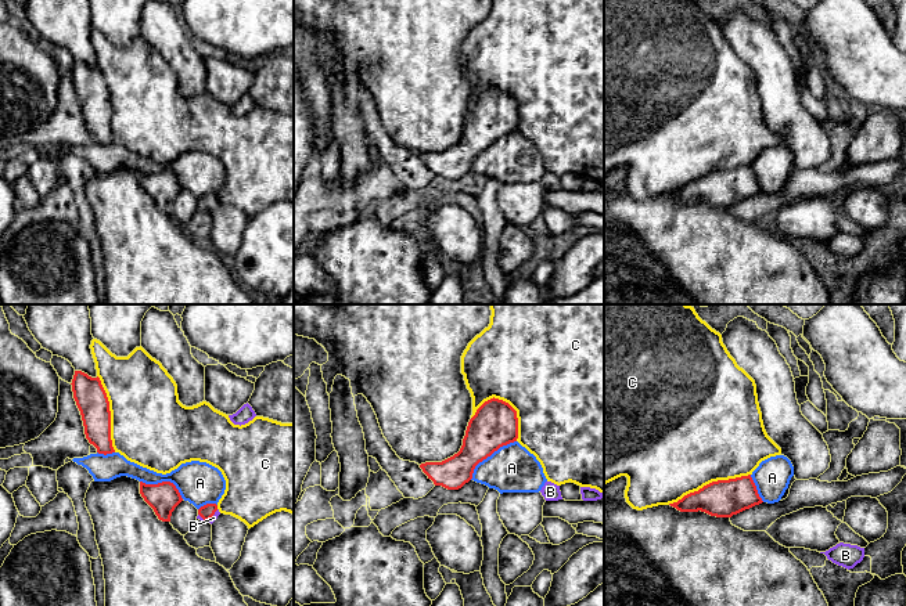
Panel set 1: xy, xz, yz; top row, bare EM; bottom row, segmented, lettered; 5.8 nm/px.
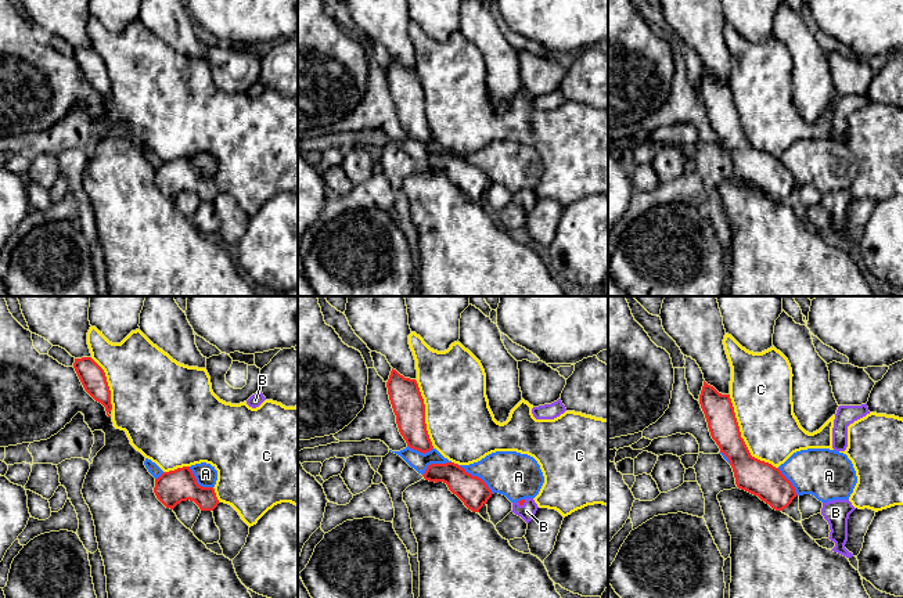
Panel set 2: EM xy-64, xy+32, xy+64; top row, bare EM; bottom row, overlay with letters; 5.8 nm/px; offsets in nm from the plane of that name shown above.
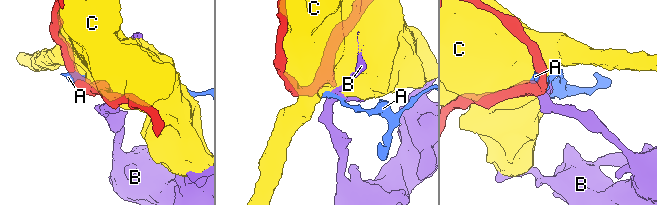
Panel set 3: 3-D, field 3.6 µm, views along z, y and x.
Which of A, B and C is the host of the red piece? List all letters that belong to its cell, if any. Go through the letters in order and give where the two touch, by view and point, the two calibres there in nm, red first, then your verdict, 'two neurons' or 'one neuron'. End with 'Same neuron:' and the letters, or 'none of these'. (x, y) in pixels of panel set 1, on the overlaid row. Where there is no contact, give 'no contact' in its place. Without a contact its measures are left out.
A: xz (489, 455) | 260/280 nm | two neurons
B: xy (212, 515) | 80/40 nm | one neuron
C: yz (709, 483) | 220/500 nm | two neurons
Same neuron: B

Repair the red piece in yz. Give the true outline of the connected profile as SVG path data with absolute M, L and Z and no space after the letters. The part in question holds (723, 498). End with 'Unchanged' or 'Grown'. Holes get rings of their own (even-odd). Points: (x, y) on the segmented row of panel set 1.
M748 475L712 481L669 505L680 512L701 511L716 517L731 517L762 502L754 480Z. Unchanged

